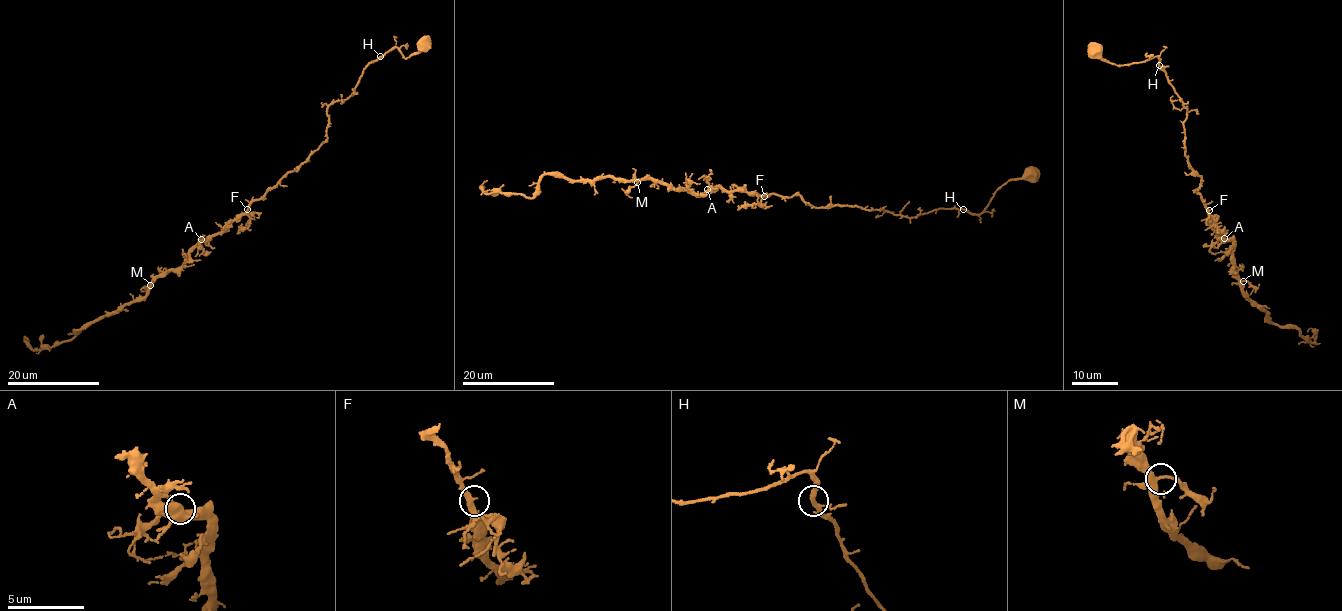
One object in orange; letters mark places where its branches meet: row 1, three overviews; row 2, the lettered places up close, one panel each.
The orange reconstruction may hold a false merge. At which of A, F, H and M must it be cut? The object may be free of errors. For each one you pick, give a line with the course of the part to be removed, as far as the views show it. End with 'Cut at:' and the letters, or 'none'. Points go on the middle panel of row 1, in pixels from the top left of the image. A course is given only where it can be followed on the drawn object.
Cut at: none

